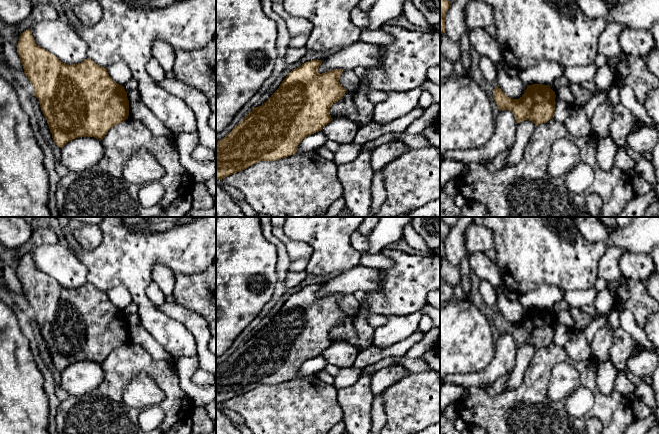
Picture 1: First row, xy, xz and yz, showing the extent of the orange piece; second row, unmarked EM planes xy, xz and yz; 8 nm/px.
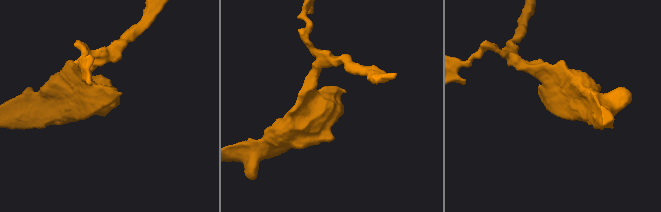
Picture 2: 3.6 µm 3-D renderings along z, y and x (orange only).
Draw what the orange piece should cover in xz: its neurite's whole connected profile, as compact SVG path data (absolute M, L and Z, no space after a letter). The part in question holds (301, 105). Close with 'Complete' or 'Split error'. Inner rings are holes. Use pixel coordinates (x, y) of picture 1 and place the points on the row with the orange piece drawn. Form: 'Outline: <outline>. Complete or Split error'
Outline: M311 60L292 70L263 105L254 107L226 137L216 142L216 181L245 170L260 161L276 161L295 154L303 139L321 131L332 121L330 108L347 91L339 82L343 70L336 69L319 74L317 70L321 63L322 60Z. Complete

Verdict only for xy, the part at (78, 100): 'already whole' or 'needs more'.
already whole

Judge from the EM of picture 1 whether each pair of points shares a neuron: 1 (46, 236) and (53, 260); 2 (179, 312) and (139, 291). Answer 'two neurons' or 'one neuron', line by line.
1: two neurons
2: two neurons

